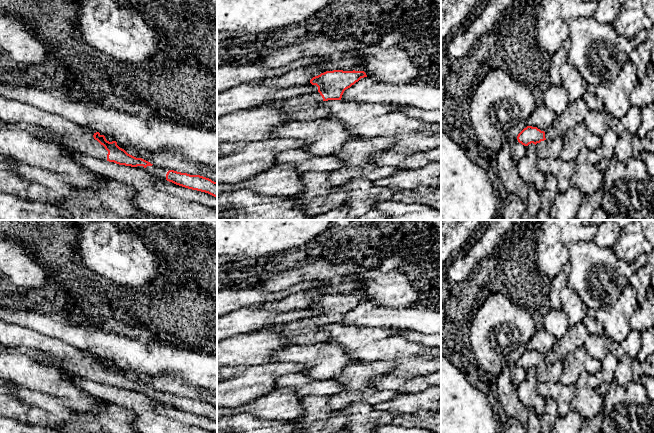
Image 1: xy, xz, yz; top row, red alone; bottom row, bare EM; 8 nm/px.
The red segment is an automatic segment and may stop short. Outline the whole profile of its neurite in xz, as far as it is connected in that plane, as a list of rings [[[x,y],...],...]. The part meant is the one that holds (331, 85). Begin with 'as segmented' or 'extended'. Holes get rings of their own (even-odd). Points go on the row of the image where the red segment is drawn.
extended; [[[326,71],[313,77],[307,83],[307,85],[316,85],[318,87],[316,91],[262,106],[281,109],[288,114],[290,121],[307,121],[329,117],[324,102],[341,100],[344,91],[364,77],[367,77],[364,71]]]

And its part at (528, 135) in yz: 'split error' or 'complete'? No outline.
split error

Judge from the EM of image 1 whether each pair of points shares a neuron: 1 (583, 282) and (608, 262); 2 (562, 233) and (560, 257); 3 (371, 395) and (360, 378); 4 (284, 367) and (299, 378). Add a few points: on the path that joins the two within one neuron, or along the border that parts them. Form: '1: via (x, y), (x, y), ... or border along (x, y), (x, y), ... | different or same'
1: via (588, 274), (591, 268), (597, 268), (600, 265) | same
2: via (560, 239), (560, 251) | same
3: via (367, 391), (360, 382) | same
4: border along (302, 371), (280, 376), (276, 380), (274, 387) | different

